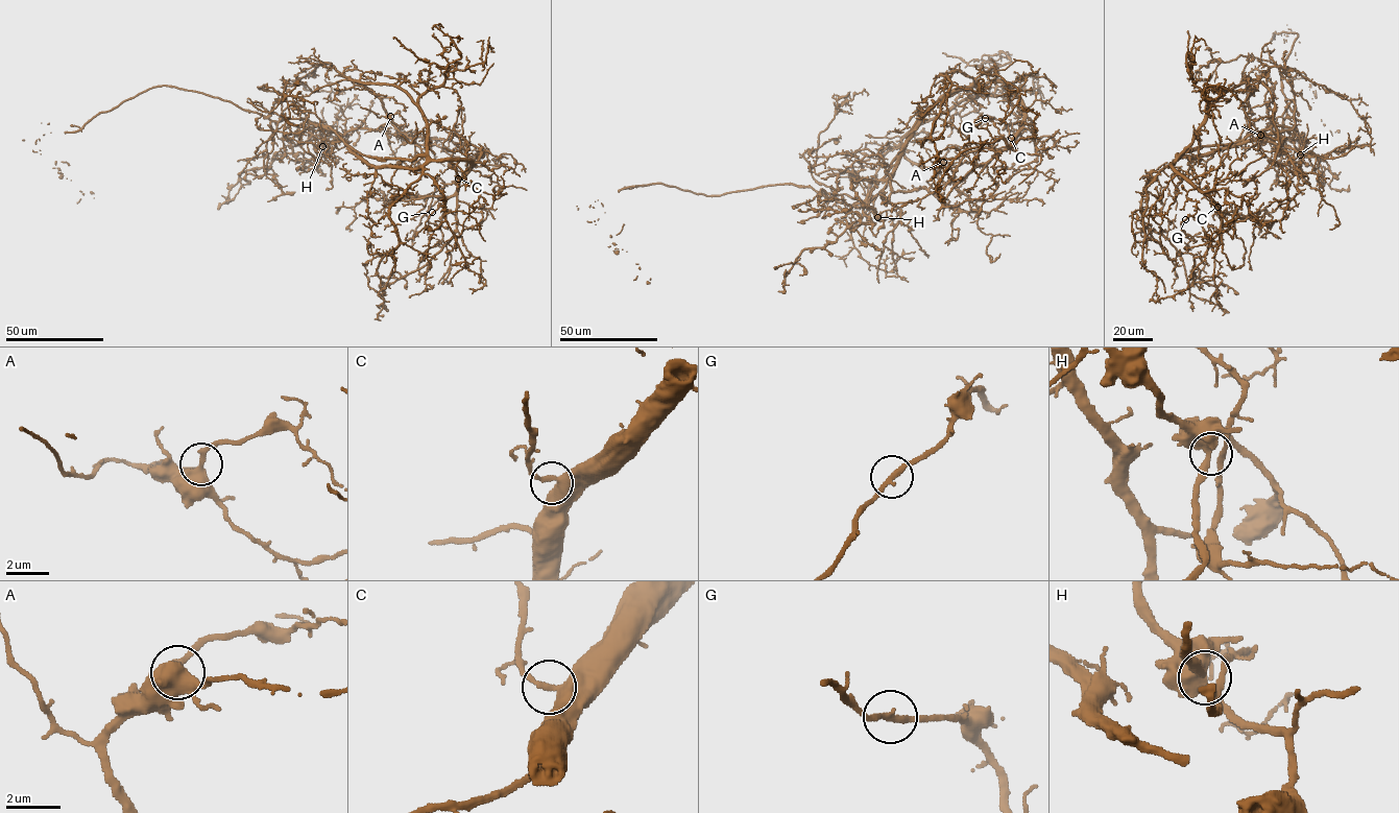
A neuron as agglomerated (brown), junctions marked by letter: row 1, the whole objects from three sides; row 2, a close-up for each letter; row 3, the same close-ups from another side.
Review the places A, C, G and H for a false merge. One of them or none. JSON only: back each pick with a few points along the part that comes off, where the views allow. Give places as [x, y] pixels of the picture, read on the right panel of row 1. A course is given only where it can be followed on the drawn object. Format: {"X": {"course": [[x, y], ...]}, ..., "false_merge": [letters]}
{"G": {"course": [[1185, 219], [1181, 222], [1181, 230], [1196, 241], [1182, 231]]}, "false_merge": ["G"]}

